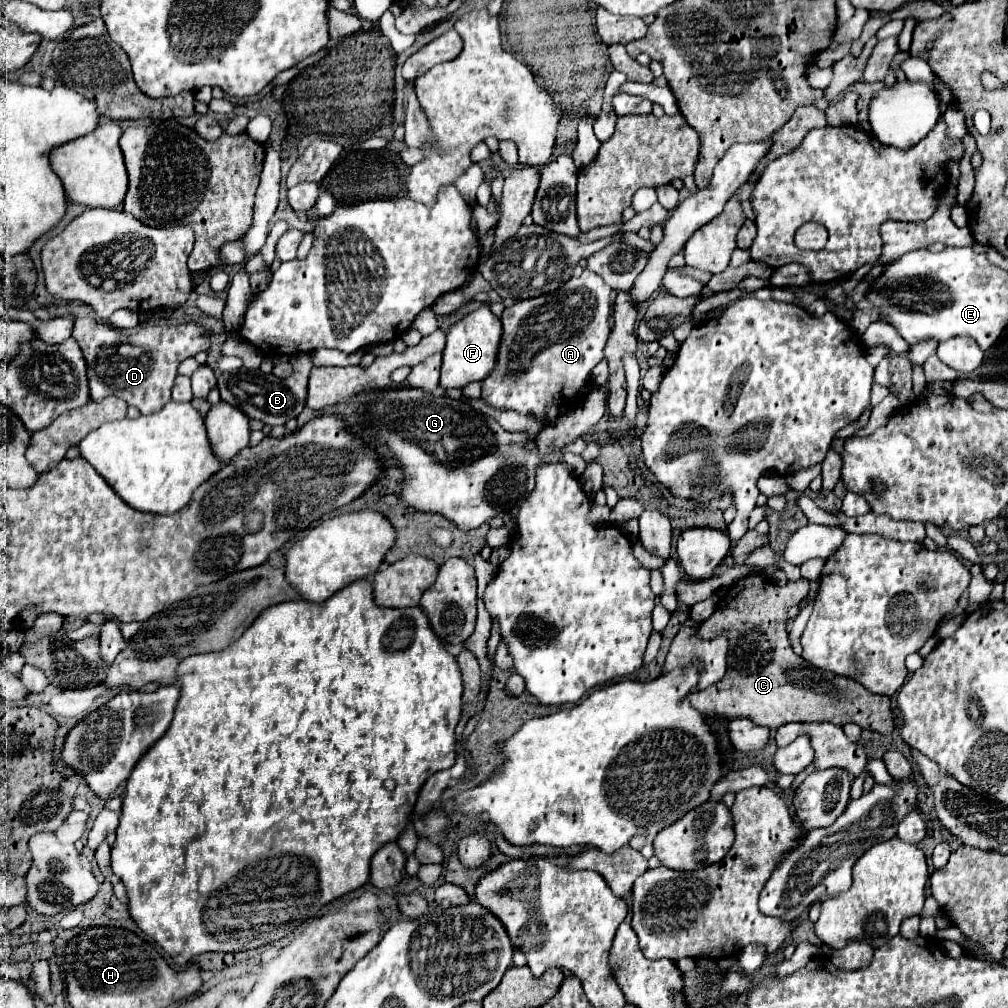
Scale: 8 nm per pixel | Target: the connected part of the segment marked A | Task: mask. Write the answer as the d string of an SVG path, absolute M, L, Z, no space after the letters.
M585 269L581 277L571 277L557 291L557 295L547 293L535 299L517 301L513 307L507 307L501 317L503 339L497 367L483 381L483 401L497 409L513 409L521 415L531 415L539 421L555 421L559 415L567 413L577 397L583 395L591 369L603 359L603 347L611 333L611 313L611 289L589 269Z

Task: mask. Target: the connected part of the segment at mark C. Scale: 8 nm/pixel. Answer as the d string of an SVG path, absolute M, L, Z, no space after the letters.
M799 579L795 583L787 583L785 585L785 593L781 587L773 587L767 581L737 581L731 589L729 595L719 603L717 611L701 623L699 635L711 637L711 635L721 635L723 631L729 633L729 657L727 657L727 673L725 677L715 683L711 689L703 689L703 691L695 691L687 697L687 701L701 711L703 715L723 715L727 719L735 719L735 717L747 717L753 719L757 725L767 727L767 729L777 729L785 723L791 721L813 721L813 723L835 723L839 727L843 727L845 723L855 723L861 729L869 729L869 731L877 731L883 735L889 735L895 727L895 719L893 719L893 711L891 711L891 701L889 697L881 697L881 695L873 695L869 693L863 685L859 685L853 679L847 677L839 677L827 671L821 671L813 665L809 665L807 661L801 661L799 655L793 653L791 645L789 645L789 637L787 637L787 609L795 603L801 603L809 593L809 581L807 579Z

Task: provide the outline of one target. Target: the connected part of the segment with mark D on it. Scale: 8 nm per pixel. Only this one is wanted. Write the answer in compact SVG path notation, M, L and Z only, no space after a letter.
M83 317L75 321L73 339L79 343L87 359L91 399L103 401L105 397L115 395L127 401L127 405L137 407L143 415L155 413L171 401L179 363L199 351L207 351L211 345L209 329L193 321L165 327L143 327L137 333L125 335L125 331L99 323L93 317Z

